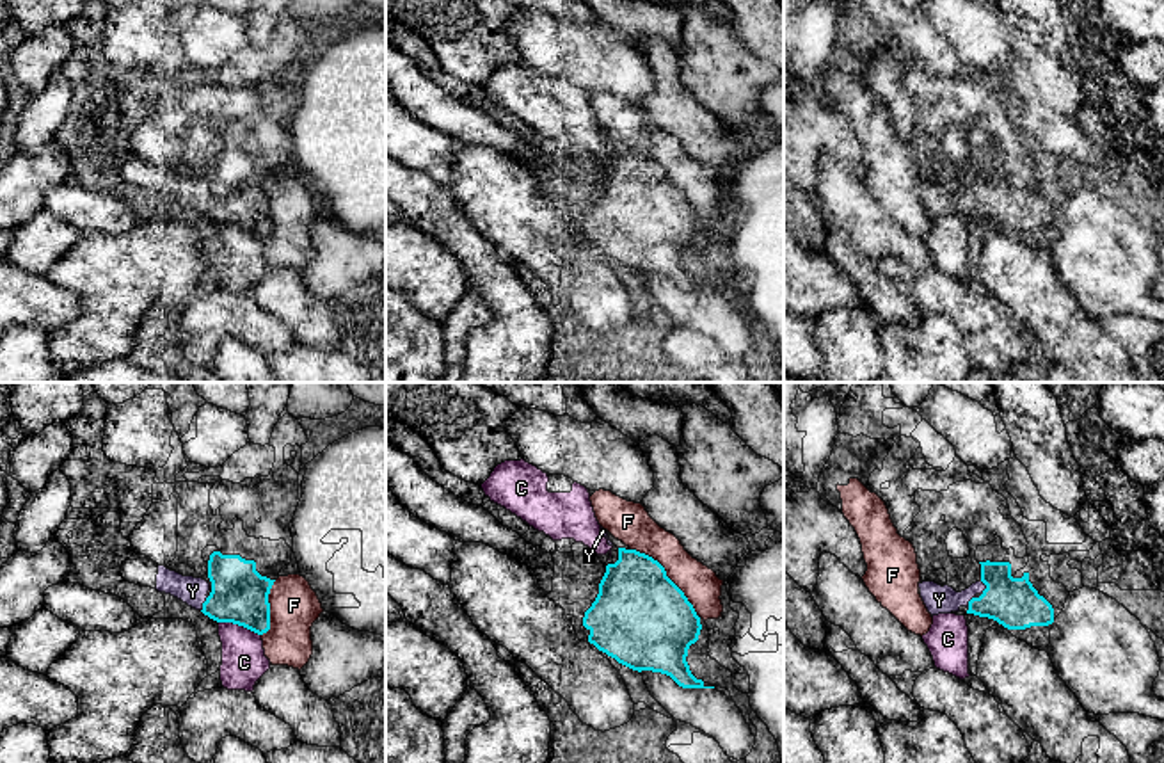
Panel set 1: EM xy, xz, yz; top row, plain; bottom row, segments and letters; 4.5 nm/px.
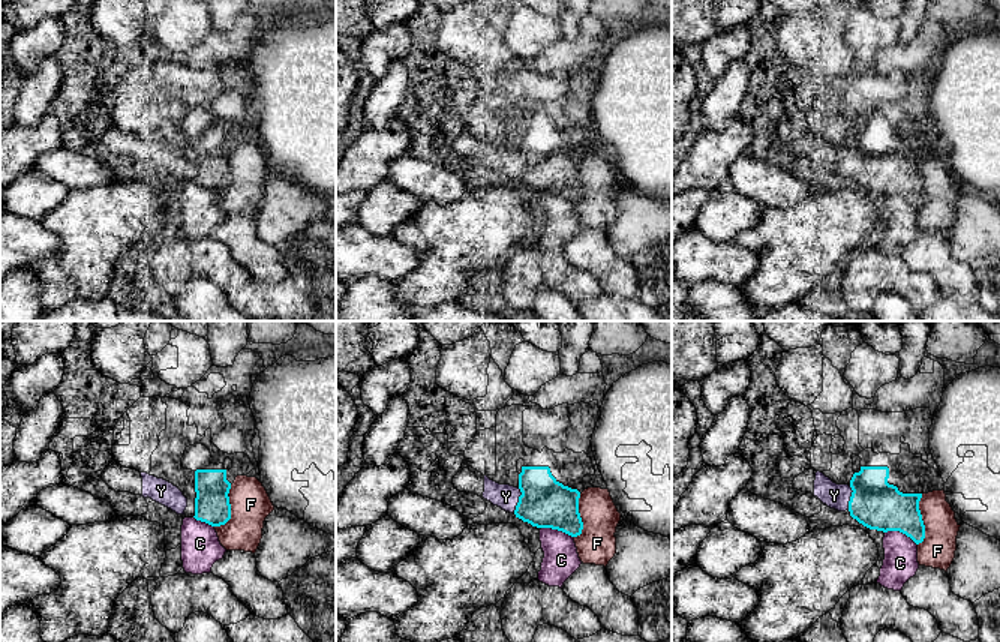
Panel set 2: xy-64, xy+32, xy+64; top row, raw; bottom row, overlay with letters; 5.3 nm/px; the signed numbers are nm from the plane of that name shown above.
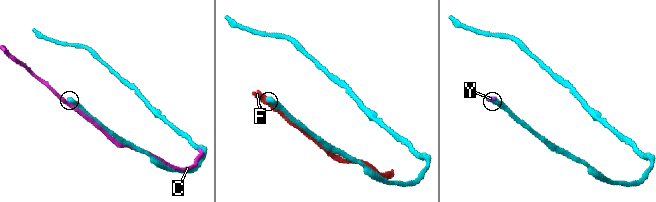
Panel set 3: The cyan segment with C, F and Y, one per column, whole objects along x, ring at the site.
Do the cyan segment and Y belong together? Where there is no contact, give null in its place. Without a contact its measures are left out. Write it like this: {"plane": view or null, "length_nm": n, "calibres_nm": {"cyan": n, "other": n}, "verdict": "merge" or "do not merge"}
{"plane": "yz", "length_nm": 140, "calibres_nm": {"cyan": 220, "other": 130}, "verdict": "merge"}

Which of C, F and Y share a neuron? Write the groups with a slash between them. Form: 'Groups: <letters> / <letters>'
Groups: C / F / Y

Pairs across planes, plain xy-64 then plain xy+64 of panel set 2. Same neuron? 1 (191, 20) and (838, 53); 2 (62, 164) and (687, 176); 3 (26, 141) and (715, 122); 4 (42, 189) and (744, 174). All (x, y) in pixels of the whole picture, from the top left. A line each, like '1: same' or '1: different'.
1: different
2: different
3: different
4: different

